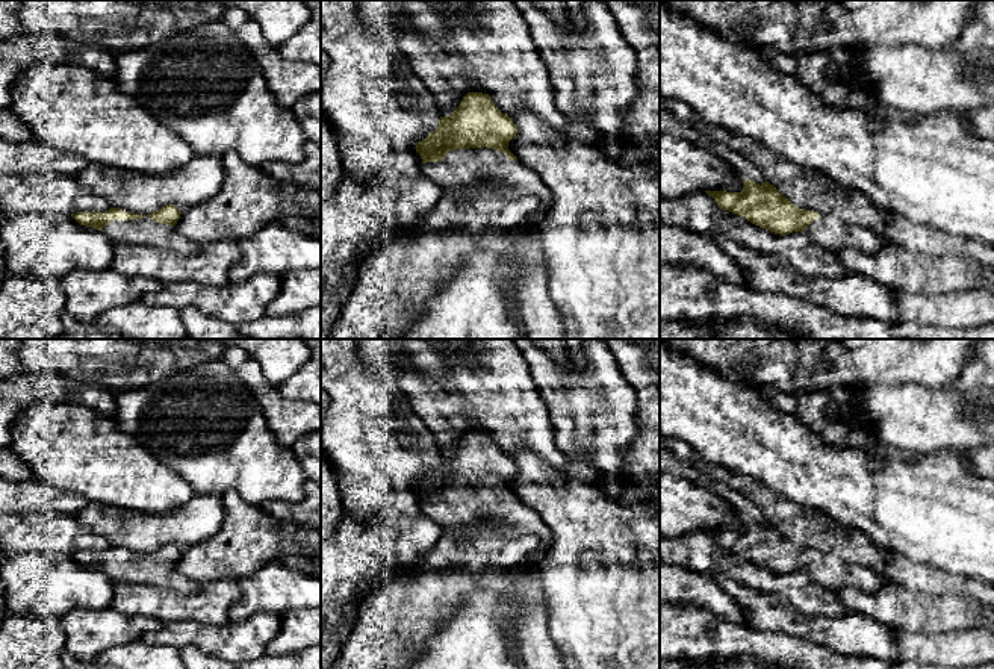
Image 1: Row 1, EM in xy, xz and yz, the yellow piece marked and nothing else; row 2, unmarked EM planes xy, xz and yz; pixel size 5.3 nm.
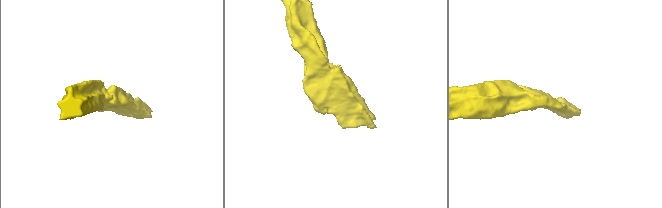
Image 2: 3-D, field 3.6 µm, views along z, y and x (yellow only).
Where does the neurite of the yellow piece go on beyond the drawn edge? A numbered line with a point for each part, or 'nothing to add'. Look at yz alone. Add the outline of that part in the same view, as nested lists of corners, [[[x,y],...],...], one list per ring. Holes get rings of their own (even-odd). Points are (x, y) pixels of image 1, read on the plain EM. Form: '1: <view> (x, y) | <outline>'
1: yz (828, 571) | [[[820,552],[802,572],[831,592],[844,587],[876,592],[882,587],[882,578],[878,574],[859,565],[844,563],[832,554]]]

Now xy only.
1: xy (147, 571) | [[[150,555],[141,559],[112,560],[101,569],[113,583],[133,583],[162,589],[172,589],[191,595],[198,586],[182,575],[176,565],[160,563]]]

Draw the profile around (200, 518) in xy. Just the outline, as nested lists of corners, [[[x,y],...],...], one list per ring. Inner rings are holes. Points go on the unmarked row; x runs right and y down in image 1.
[[[194,495],[176,512],[154,516],[89,501],[77,519],[86,531],[104,536],[110,546],[120,546],[126,551],[150,554],[166,543],[186,551],[218,533],[224,521],[222,495]]]

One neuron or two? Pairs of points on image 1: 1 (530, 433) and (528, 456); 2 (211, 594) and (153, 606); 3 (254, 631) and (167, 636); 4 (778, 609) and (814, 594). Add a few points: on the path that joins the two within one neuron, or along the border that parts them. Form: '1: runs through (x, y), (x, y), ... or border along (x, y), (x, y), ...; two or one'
1: border along (510, 456), (530, 447), (560, 465); two
2: runs through (197, 606), (167, 606); one
3: runs through (233, 636), (188, 636); one
4: border along (758, 591), (775, 591), (792, 601); two

